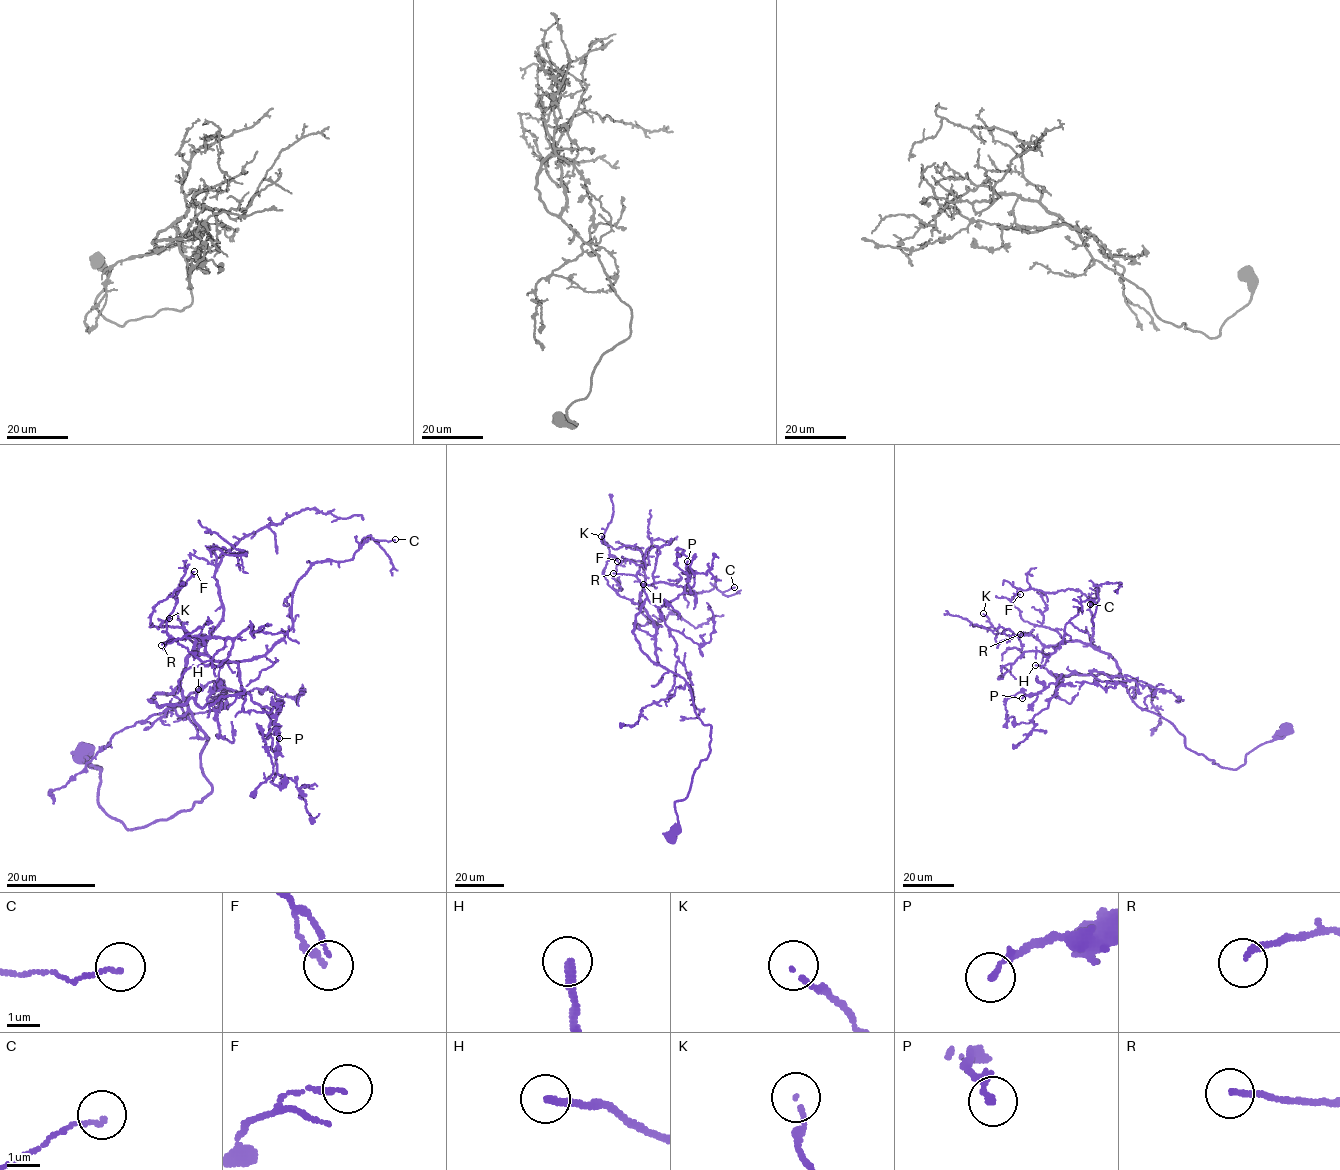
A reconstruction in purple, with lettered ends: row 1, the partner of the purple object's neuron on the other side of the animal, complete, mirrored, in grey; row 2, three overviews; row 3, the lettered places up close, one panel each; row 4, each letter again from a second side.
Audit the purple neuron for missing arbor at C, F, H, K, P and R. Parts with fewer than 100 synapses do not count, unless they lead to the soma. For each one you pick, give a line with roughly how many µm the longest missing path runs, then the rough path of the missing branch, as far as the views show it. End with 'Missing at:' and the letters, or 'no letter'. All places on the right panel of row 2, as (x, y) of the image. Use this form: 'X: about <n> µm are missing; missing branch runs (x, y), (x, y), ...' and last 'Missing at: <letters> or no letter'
H: about 120 µm are missing; missing branch runs (1035, 665), (991, 653), (992, 648), (990, 653), (1025, 691), (1040, 712), (1039, 720), (1040, 714), (1052, 713)
Missing at: H

